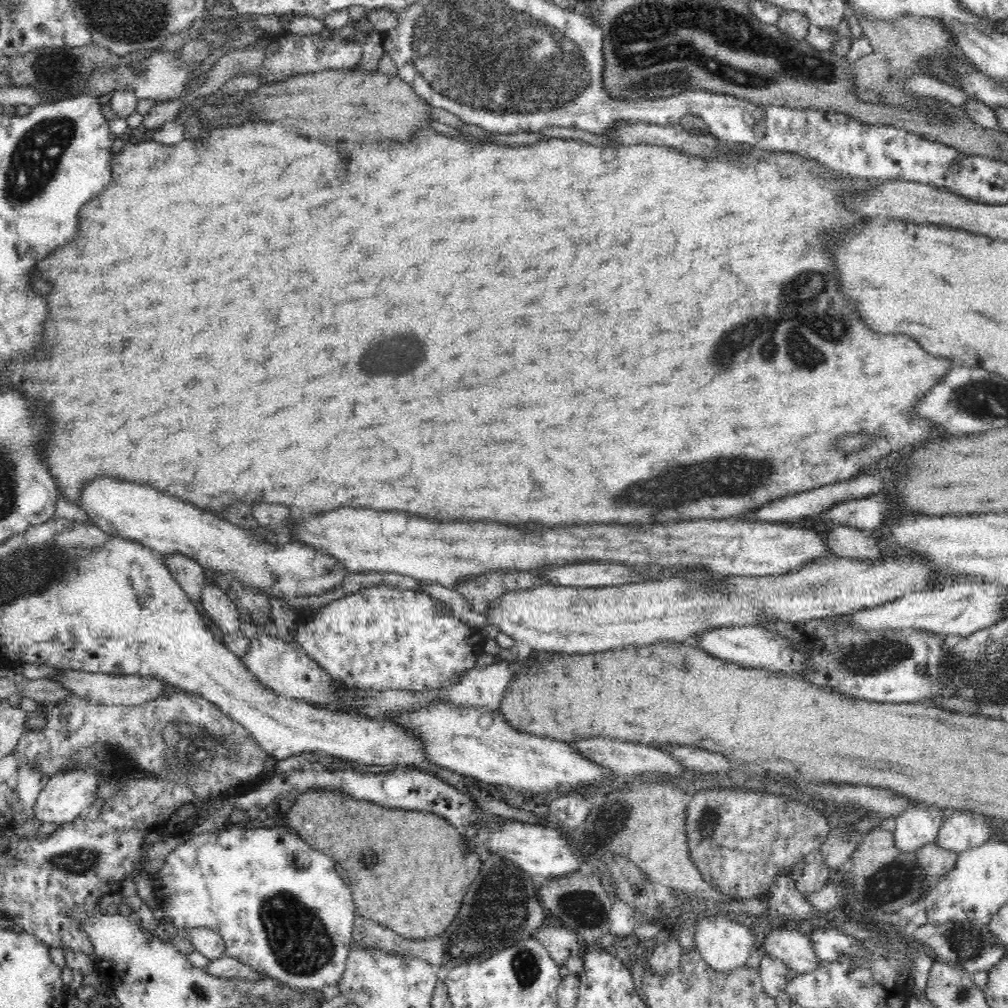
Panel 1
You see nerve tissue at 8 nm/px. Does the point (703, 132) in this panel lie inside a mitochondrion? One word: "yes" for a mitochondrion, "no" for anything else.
no

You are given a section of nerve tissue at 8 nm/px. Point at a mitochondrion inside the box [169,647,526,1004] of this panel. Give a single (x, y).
(300, 943)

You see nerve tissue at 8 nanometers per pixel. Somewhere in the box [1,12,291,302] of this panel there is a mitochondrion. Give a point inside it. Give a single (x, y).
(34, 163)

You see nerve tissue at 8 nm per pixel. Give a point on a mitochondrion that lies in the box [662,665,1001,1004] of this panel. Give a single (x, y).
(895, 881)

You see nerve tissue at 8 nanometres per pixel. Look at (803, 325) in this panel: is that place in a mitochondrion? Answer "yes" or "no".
yes

